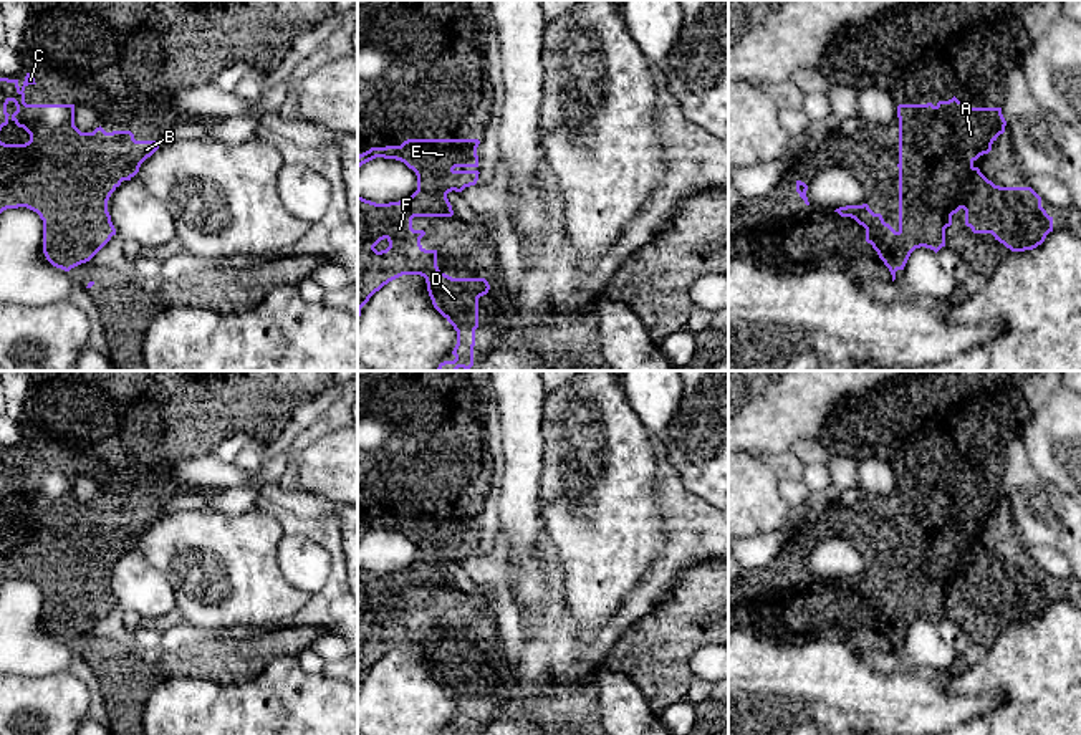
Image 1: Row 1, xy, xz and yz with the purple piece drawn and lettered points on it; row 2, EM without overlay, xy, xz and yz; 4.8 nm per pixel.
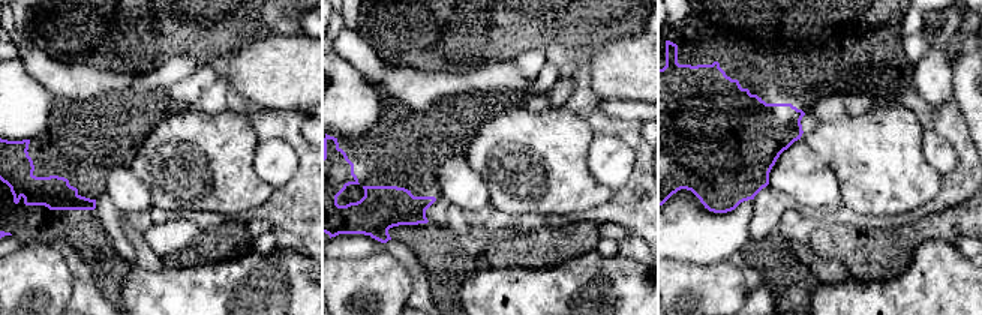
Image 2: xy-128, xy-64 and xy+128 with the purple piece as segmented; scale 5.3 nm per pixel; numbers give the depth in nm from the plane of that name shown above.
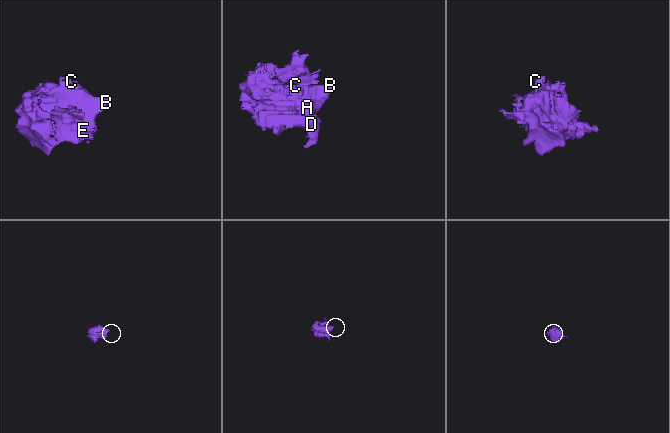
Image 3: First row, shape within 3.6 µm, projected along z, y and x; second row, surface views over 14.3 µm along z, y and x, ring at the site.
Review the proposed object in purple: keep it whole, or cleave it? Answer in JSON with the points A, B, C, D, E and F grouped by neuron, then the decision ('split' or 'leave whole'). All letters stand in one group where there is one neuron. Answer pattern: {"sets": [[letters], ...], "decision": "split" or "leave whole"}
{"sets": [["A", "B", "C", "D", "E", "F"]], "decision": "leave whole"}

